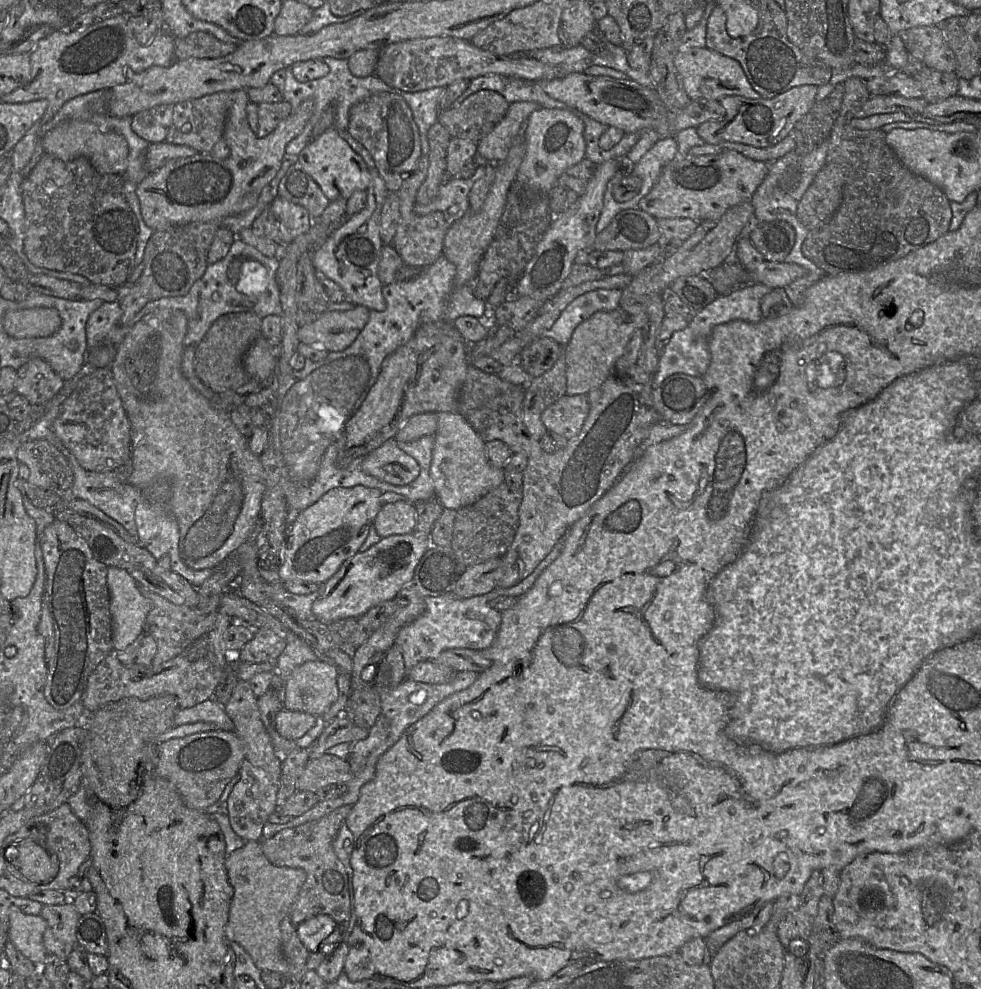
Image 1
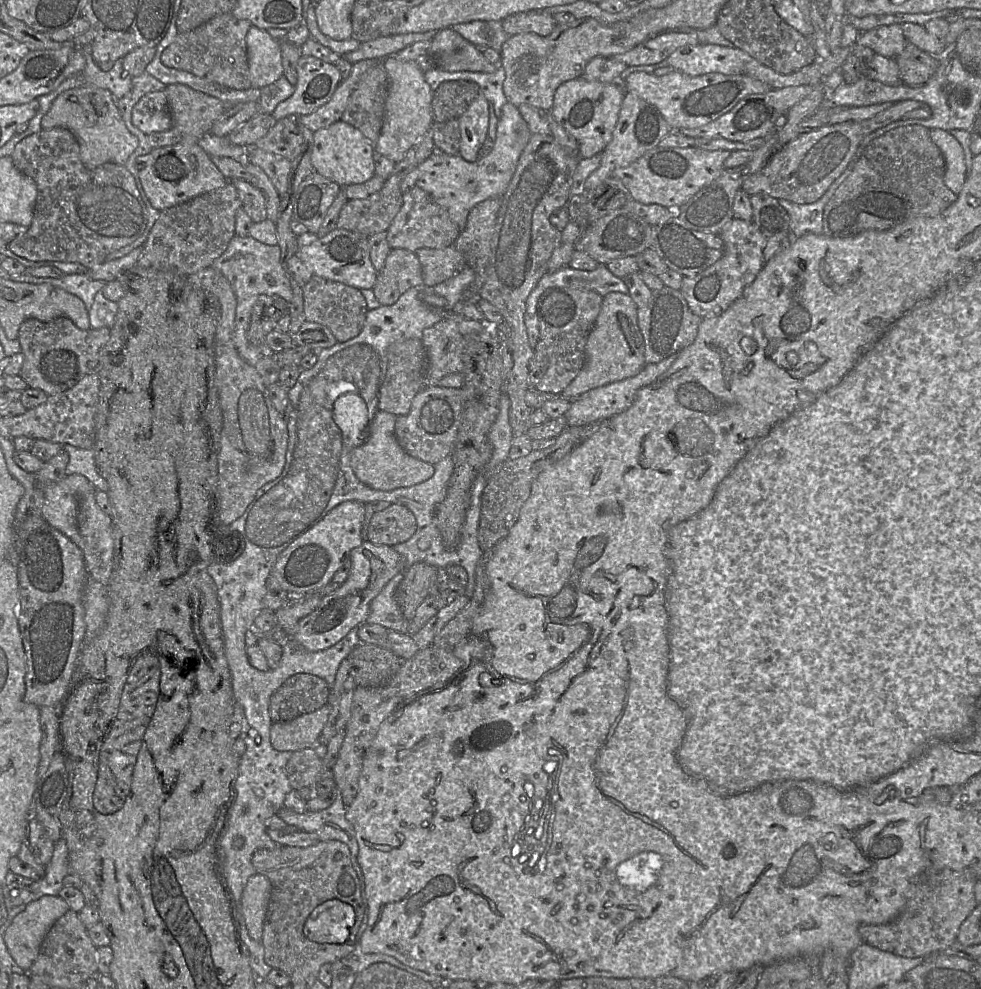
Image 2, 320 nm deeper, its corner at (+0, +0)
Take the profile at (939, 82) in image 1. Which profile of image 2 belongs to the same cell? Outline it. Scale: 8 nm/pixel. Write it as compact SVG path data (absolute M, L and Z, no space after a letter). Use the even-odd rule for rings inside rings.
M908 41L894 60L899 68L901 82L910 87L924 85L939 66L938 57L920 50Z

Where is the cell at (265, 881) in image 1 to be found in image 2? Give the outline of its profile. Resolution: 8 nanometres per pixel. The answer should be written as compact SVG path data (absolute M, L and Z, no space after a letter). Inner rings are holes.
M255 873L248 879L239 901L239 909L249 935L255 941L262 940L270 895L269 879L263 874Z

